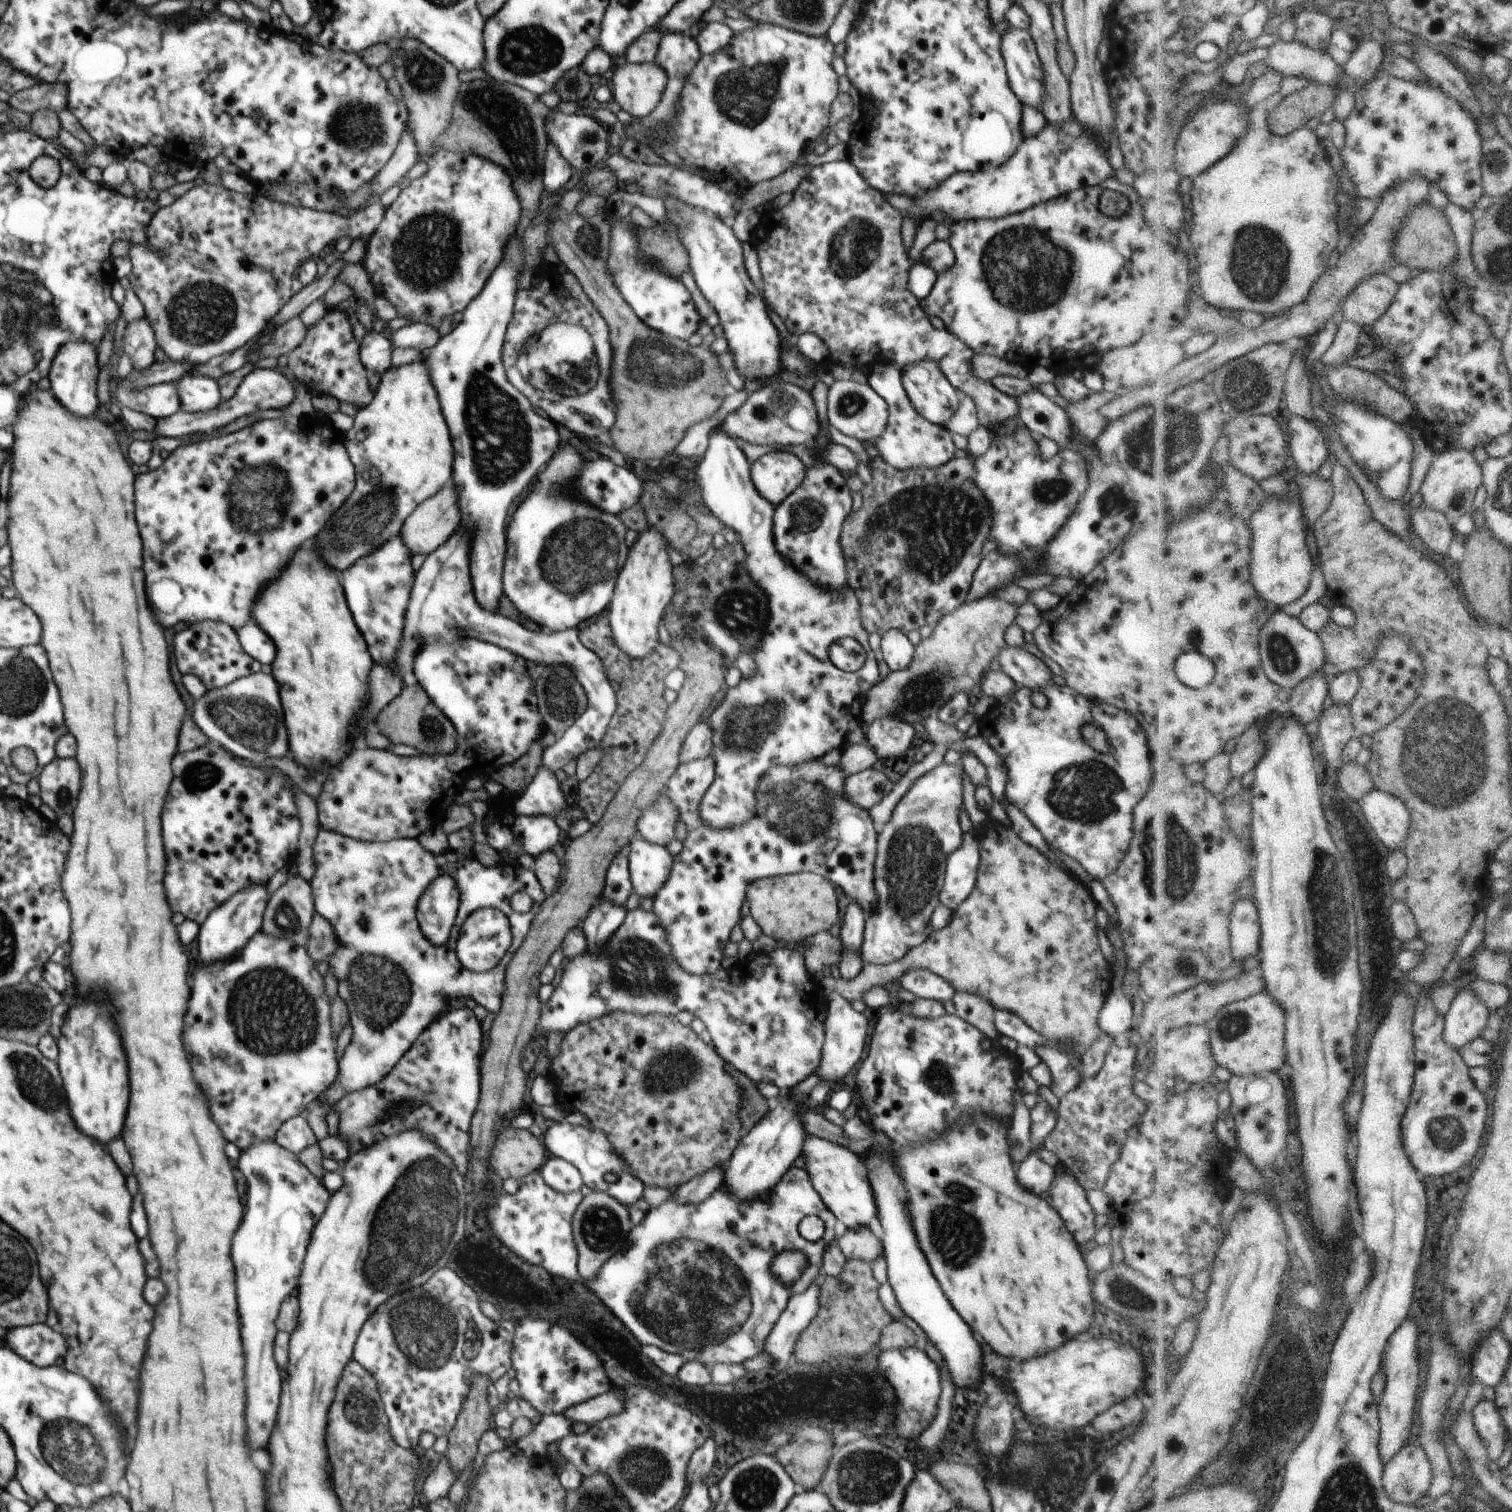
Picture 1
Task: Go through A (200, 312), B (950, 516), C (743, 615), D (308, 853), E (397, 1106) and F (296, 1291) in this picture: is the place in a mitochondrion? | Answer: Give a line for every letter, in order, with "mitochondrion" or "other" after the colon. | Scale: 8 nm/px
A: mitochondrion
B: mitochondrion
C: mitochondrion
D: other
E: other
F: other

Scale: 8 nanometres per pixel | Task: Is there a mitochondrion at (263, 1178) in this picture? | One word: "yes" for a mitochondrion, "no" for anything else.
yes

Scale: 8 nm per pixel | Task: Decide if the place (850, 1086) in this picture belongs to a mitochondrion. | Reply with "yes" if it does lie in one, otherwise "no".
no

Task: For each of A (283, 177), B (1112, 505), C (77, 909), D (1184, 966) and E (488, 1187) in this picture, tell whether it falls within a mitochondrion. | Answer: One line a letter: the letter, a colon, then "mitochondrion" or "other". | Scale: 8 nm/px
A: other
B: mitochondrion
C: other
D: mitochondrion
E: other

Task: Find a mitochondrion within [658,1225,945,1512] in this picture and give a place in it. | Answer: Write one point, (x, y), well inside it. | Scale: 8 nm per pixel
(864, 1476)

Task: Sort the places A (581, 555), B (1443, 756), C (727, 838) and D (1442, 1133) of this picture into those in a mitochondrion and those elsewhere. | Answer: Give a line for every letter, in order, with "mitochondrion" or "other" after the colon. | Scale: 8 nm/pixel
A: mitochondrion
B: mitochondrion
C: other
D: mitochondrion

